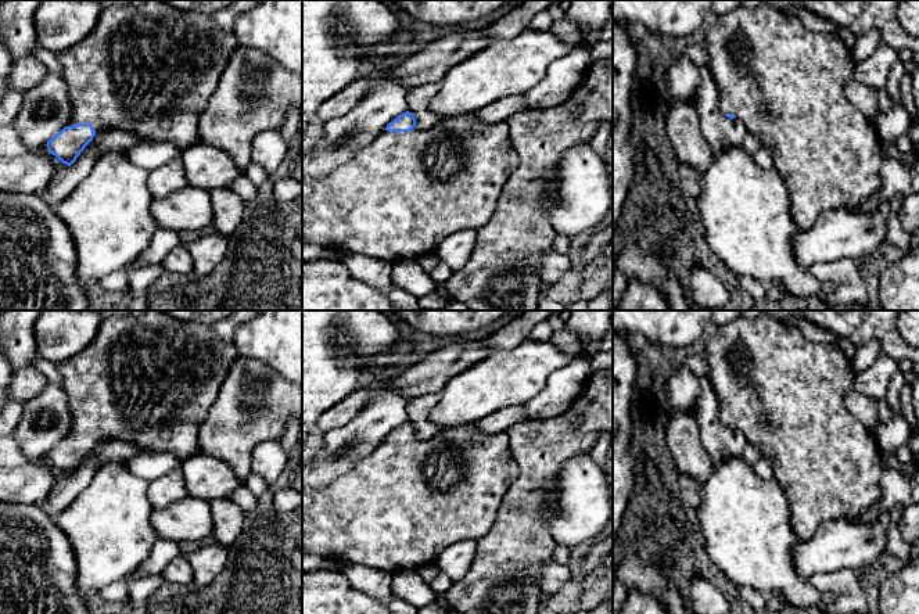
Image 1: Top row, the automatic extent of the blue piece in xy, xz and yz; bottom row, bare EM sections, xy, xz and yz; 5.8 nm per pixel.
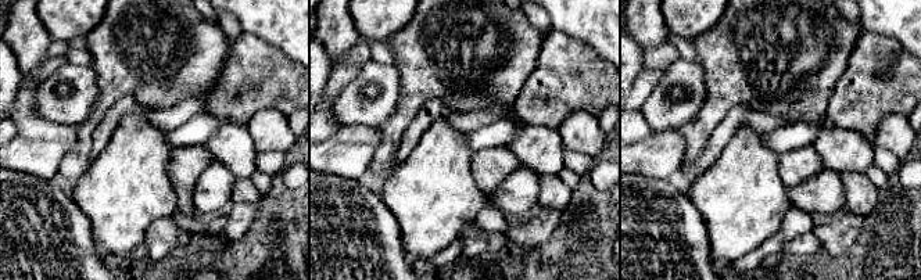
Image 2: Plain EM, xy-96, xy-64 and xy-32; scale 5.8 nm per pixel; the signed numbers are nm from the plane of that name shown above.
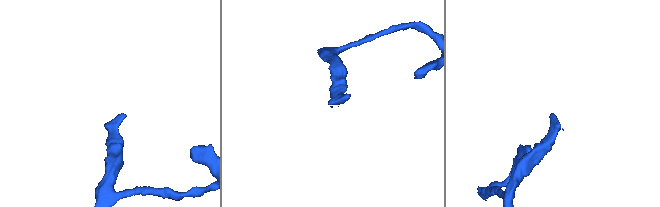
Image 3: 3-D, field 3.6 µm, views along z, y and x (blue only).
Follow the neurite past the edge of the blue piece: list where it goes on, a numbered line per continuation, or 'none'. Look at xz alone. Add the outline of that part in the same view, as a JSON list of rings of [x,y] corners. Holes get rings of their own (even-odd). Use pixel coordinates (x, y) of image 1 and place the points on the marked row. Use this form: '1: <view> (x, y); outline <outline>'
1: xz (399, 197); outline [[[474,114],[446,115],[431,129],[383,130],[353,158],[326,176],[310,179],[302,165],[302,243],[338,254],[365,255],[388,262],[419,261],[450,234],[484,226],[498,198],[518,165],[506,121],[484,122]]]

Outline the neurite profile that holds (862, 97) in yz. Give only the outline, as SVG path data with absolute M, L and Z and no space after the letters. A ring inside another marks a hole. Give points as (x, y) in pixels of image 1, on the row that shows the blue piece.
M851 79L844 86L844 94L866 119L873 121L879 114L877 91L875 89Z

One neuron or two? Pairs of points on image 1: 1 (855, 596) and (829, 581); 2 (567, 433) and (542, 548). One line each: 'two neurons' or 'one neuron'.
1: one neuron
2: one neuron

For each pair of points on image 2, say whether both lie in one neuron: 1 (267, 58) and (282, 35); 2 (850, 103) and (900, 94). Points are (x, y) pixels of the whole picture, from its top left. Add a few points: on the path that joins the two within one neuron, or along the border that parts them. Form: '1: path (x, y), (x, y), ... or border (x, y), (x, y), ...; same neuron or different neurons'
1: border (244, 31), (279, 47), (294, 60); different neurons
2: path (863, 96), (888, 94); same neuron

